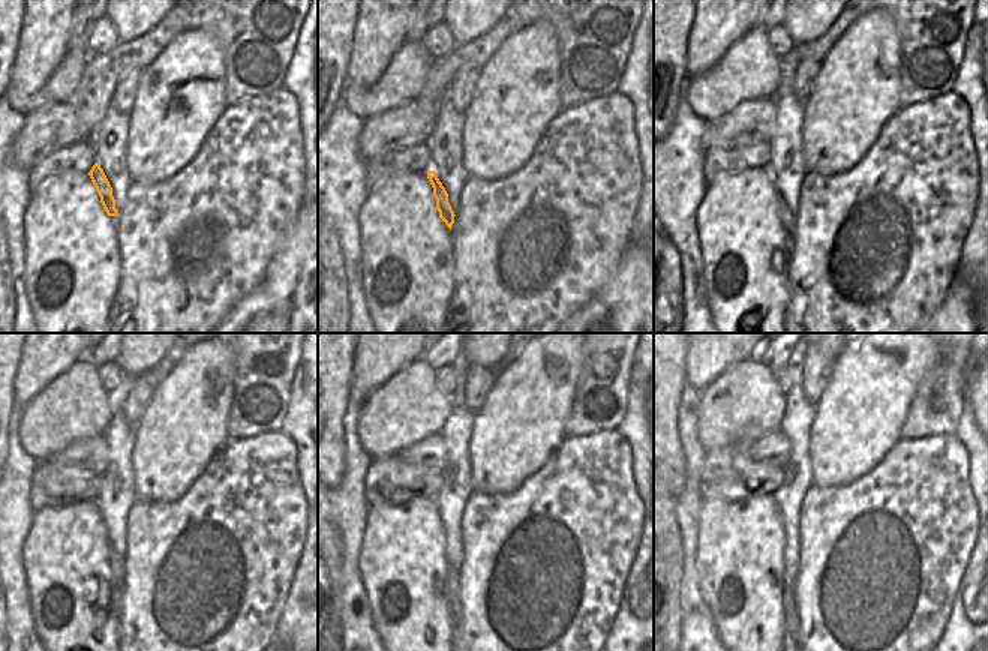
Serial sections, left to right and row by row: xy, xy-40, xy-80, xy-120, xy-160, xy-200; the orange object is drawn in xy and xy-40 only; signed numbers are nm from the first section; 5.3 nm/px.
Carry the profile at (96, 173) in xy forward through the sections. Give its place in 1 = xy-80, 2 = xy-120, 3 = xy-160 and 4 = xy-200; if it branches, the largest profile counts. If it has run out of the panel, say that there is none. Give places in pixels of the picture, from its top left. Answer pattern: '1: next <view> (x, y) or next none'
1: next xy-80 (787, 219)
2: next xy-120 (116, 560)
3: next xy-160 (455, 612)
4: next xy-200 (789, 599)

